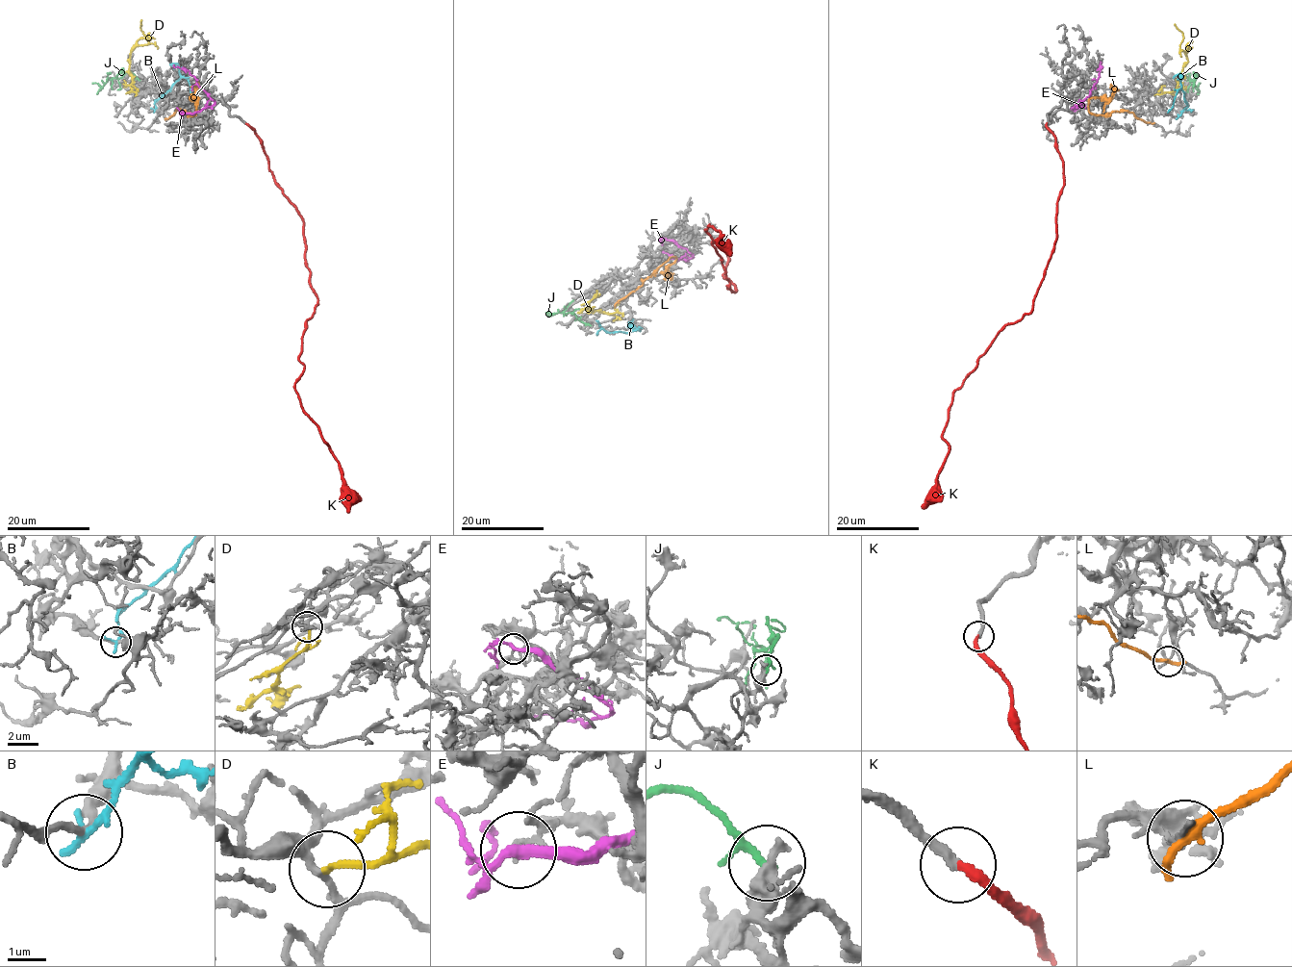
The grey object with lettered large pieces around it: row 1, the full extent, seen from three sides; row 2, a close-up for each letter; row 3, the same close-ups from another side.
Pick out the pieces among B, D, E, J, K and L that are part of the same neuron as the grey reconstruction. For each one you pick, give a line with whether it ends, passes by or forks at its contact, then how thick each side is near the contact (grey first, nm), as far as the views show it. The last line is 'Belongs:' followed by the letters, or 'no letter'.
D: it ends; calibres 200 and 180 nm
K: it ends; calibres 240 and 240 nm
Belongs: D, K

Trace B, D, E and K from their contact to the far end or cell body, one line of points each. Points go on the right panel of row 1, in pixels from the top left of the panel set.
B: (1178, 116), (1187, 106), (1180, 89), (1167, 112)
D: (1154, 94), (1175, 89), (1186, 62), (1187, 51), (1180, 49), (1183, 34), (1174, 23)
E: (1074, 107), (1079, 105), (1090, 94), (1099, 74), (1100, 61)
K: (1046, 123), (1063, 185), (1045, 274), (1031, 311), (1000, 331), (954, 391), (942, 436), (947, 457), (922, 508)

